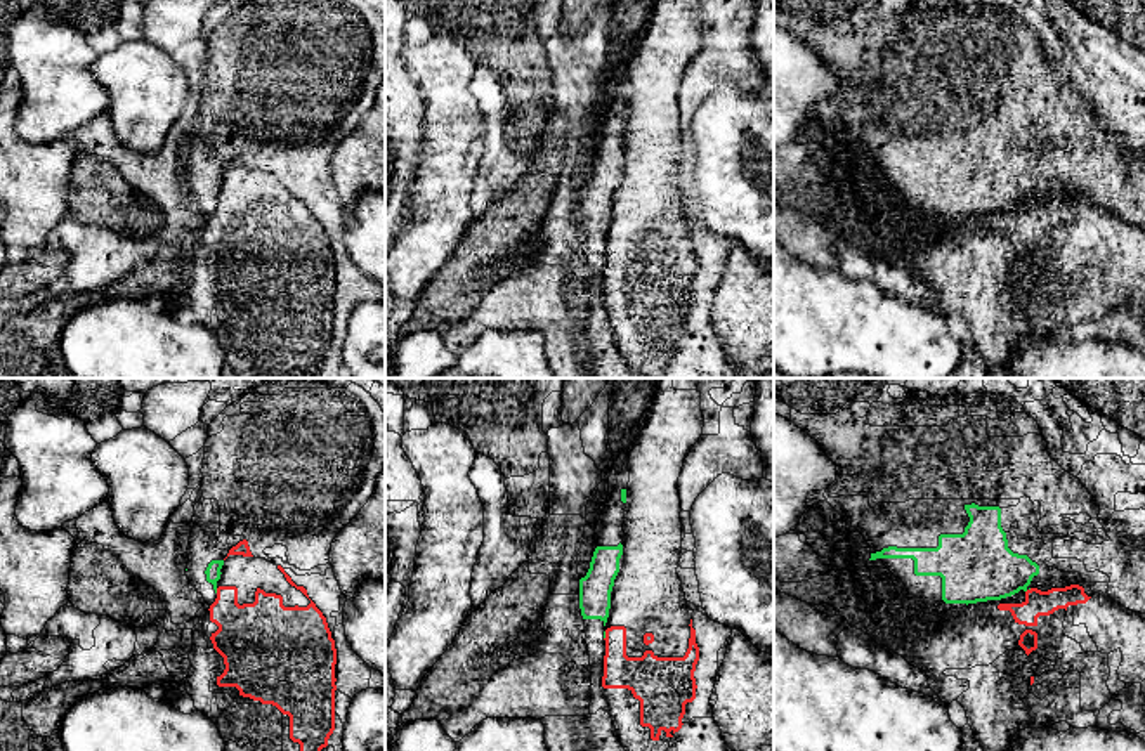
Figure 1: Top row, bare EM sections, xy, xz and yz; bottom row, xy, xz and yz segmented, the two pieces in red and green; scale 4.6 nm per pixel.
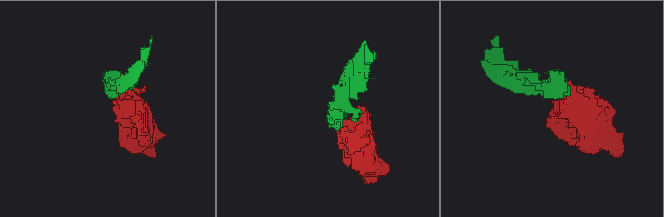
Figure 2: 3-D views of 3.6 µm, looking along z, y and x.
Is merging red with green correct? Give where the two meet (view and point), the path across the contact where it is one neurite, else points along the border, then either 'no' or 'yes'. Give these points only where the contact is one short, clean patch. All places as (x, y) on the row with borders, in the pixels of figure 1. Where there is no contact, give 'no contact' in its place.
xy (217, 590) | along xy (215, 588), (217, 592) | no

